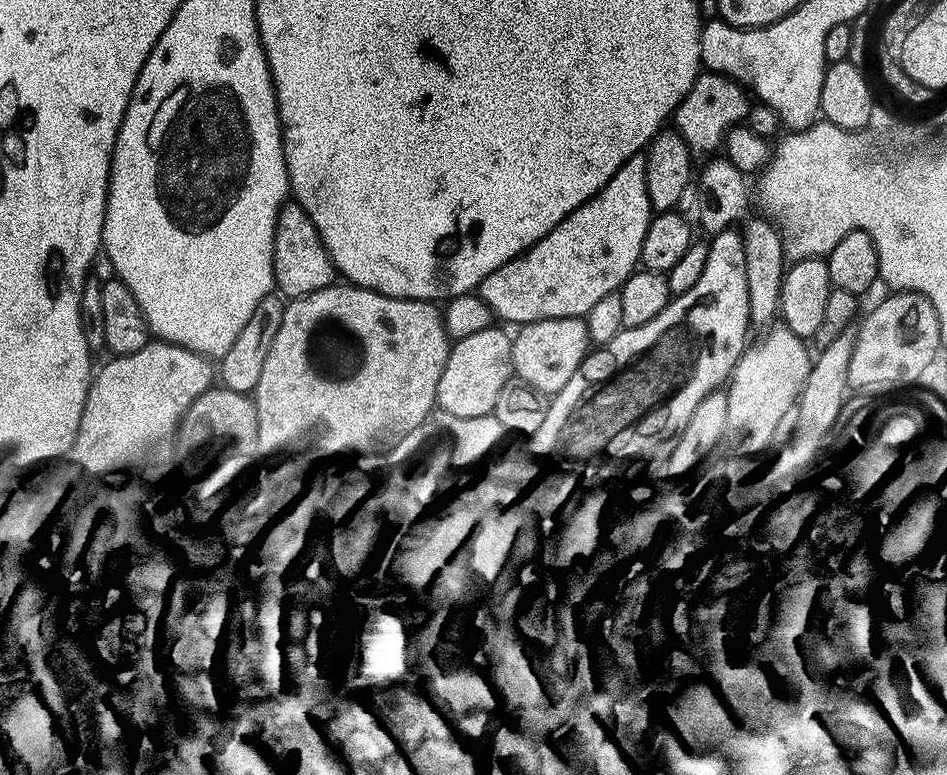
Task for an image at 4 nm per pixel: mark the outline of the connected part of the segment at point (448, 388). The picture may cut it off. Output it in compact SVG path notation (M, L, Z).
M499 327L478 330L478 334L470 334L470 338L457 340L449 347L436 391L436 402L441 413L449 412L458 418L476 418L492 413L502 386L506 386L506 382L514 376L512 336Z

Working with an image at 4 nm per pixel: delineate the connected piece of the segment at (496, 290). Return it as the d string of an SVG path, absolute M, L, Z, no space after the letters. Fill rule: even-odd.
M632 156L617 170L614 178L610 178L610 182L606 182L606 186L602 186L602 190L598 194L594 194L585 204L578 206L578 210L570 213L565 220L558 222L558 226L554 226L554 230L550 230L550 234L546 234L534 246L527 248L522 255L515 256L510 262L498 266L498 270L494 270L494 274L490 274L480 283L478 295L484 300L497 321L509 320L510 323L516 324L515 326L533 324L539 320L557 320L558 318L570 318L571 316L577 318L587 317L590 306L596 305L602 298L613 295L620 285L625 284L628 277L637 271L640 264L640 255L642 254L642 242L646 238L648 223L652 221L653 215L652 203L646 194L646 162L644 156Z

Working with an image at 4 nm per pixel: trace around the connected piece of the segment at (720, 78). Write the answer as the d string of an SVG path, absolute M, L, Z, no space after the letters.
M705 71L697 76L691 90L684 95L683 102L672 115L672 123L693 155L706 156L721 145L729 127L747 117L749 107L749 97L741 85L720 73Z

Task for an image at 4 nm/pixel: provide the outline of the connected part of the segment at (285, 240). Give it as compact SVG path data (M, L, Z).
M286 202L274 226L274 250L272 251L272 278L274 288L281 297L296 300L306 294L314 294L314 290L329 288L337 279L336 267L324 249L314 222L295 202Z

